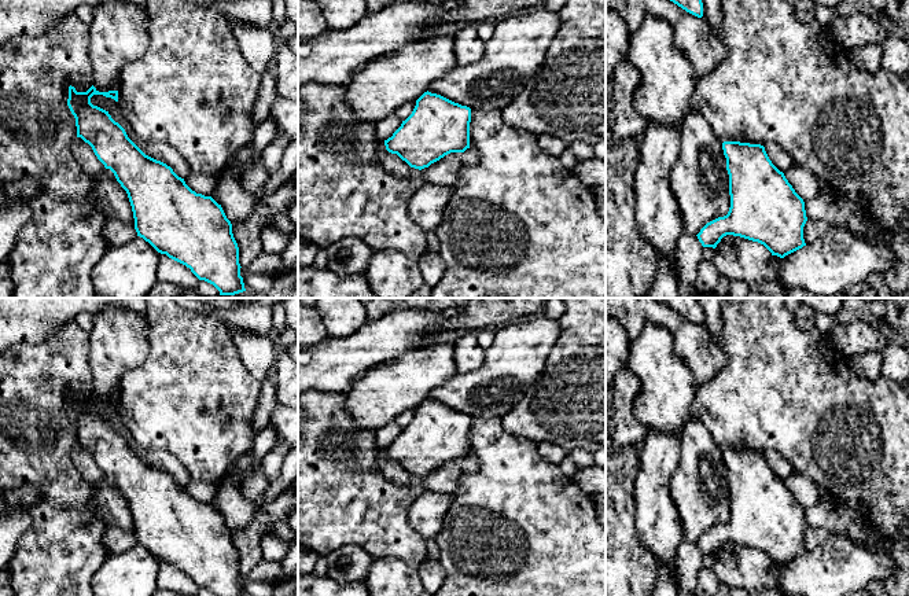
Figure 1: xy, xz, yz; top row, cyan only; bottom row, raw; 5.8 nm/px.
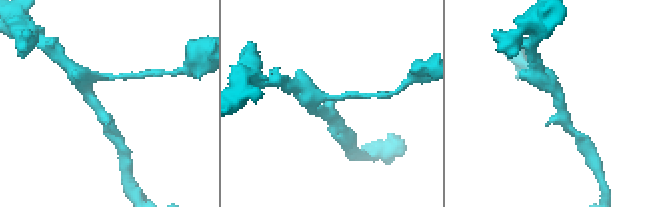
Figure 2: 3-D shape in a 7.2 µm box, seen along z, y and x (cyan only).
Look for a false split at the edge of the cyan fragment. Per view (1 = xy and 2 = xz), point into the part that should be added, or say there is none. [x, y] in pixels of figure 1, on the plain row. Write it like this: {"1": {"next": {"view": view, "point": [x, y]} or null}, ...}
{"1": {"next": null}, "2": {"next": null}}

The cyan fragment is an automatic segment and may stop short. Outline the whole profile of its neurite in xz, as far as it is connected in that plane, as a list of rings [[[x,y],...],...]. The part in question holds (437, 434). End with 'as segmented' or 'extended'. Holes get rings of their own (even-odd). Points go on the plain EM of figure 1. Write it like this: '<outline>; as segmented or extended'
[[[427,398],[384,453],[411,475],[422,478],[450,460],[470,456],[470,430],[470,415]]]; as segmented

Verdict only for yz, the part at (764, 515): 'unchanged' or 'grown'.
unchanged

